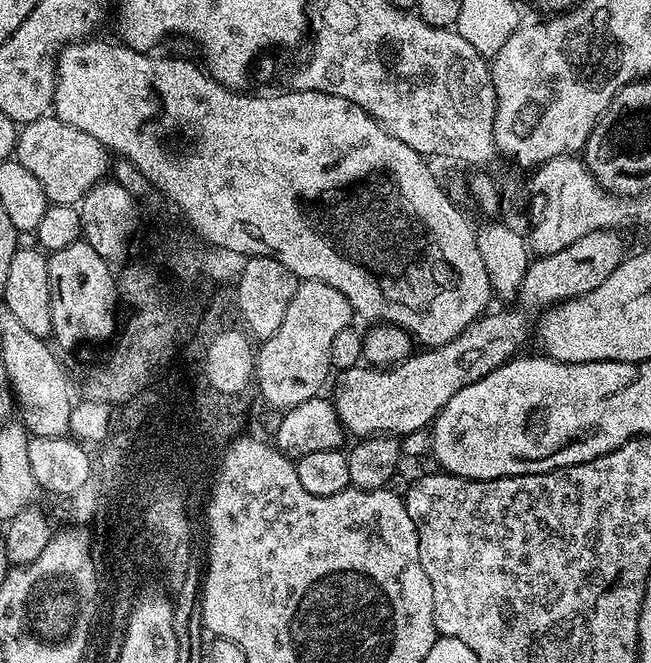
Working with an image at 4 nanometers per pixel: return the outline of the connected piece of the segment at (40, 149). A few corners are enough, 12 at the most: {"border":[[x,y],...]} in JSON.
{"border":[[55,114],[20,128],[14,159],[49,205],[110,172],[102,142]]}

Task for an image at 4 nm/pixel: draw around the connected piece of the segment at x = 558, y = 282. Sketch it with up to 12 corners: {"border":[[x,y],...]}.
{"border":[[615,228],[536,256],[518,300],[539,313],[590,294],[626,255]]}

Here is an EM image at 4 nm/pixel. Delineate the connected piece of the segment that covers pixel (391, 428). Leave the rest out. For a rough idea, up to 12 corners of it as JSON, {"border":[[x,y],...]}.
{"border":[[520,308],[386,368],[339,373],[352,438],[425,429],[521,351]]}

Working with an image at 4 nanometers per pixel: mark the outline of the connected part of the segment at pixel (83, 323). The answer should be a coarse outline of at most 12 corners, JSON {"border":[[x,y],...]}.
{"border":[[81,238],[48,256],[52,336],[113,339],[117,277]]}

